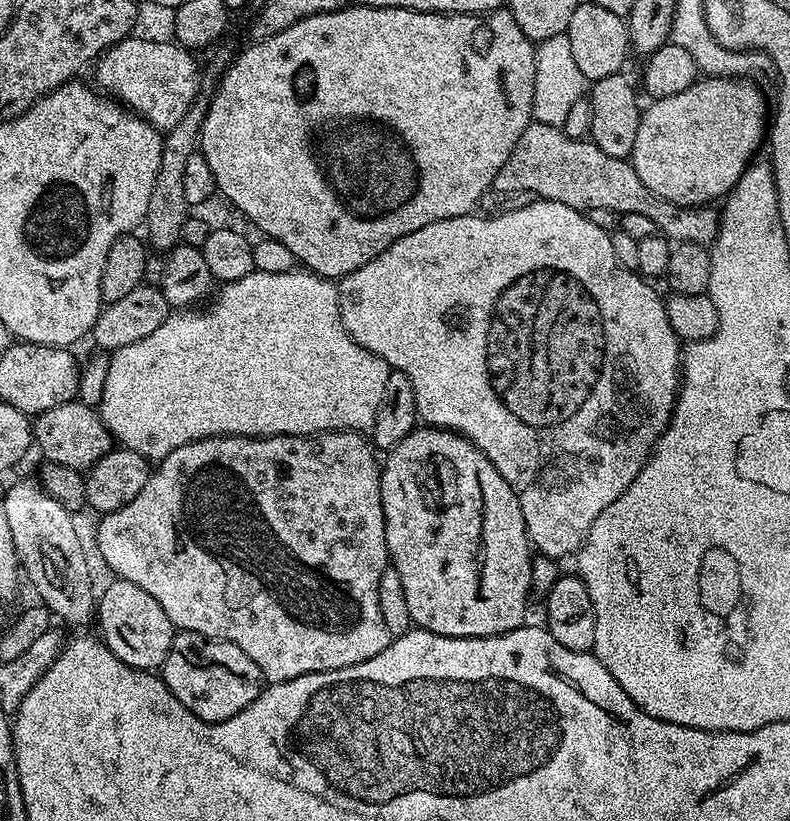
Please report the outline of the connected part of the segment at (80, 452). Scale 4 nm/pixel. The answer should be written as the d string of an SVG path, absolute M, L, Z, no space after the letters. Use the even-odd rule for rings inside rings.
M73 402L54 406L34 420L34 444L49 464L61 464L81 470L91 470L107 452L112 451L114 439L107 426L100 421L99 411L88 404Z

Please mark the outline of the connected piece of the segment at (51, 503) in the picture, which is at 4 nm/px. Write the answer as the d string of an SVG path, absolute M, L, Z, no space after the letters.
M35 479L20 480L2 500L2 507L6 510L6 522L10 526L10 538L14 538L16 557L20 559L23 575L28 575L32 588L41 596L43 607L52 613L53 617L65 620L70 624L73 620L88 620L94 616L94 599L91 594L89 575L86 566L90 563L90 556L84 553L84 544L76 533L73 513L62 506L50 494L44 492L43 486Z

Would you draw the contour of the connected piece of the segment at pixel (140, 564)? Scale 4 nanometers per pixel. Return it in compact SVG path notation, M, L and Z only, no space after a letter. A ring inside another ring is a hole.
M318 432L315 436L207 436L204 440L191 440L186 446L178 446L178 450L174 450L151 469L146 486L142 486L138 498L126 502L126 506L122 506L118 510L99 517L100 525L96 528L96 548L100 551L99 559L106 566L110 566L110 570L113 571L116 578L142 586L142 590L146 590L146 594L150 594L150 598L154 598L154 602L158 602L158 606L162 606L162 610L166 610L166 618L170 618L173 629L197 632L210 637L211 640L234 642L234 646L238 646L238 650L243 650L253 660L254 666L258 666L258 670L264 675L268 684L281 684L287 680L298 678L302 674L342 670L346 666L366 662L370 658L374 658L374 654L382 654L382 650L386 650L386 646L390 642L386 622L382 622L382 610L378 606L378 582L390 566L390 561L386 546L382 494L380 493L381 465L378 460L376 464L375 454L377 455L369 437L358 432Z

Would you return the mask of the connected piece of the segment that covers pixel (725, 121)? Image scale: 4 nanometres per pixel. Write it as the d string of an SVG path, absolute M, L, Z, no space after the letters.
M710 76L697 79L682 94L670 98L652 100L640 113L638 138L634 138L634 150L630 157L638 178L658 198L694 208L727 197L732 187L742 178L748 165L757 159L760 143L765 143L766 129L770 124L770 104L764 101L764 92L748 78Z

